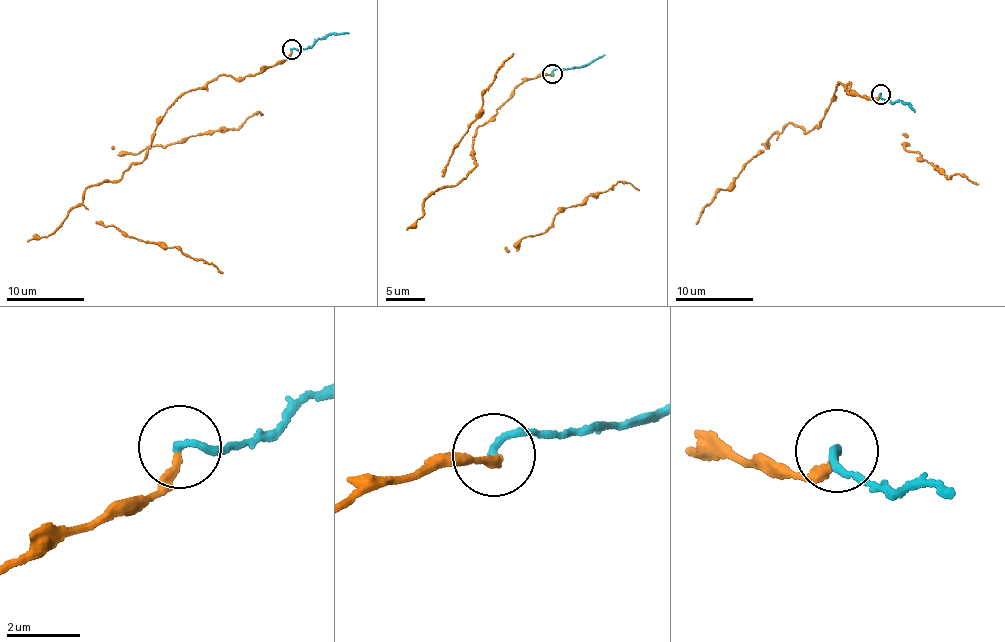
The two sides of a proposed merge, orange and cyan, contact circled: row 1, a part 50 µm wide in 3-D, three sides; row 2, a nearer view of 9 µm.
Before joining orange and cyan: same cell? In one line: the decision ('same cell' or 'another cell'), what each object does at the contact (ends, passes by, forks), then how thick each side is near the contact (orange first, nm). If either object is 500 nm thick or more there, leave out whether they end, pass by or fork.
same cell; orange ends there; cyan ends there; 200 nm thick on the orange side, 190 nm on the other

